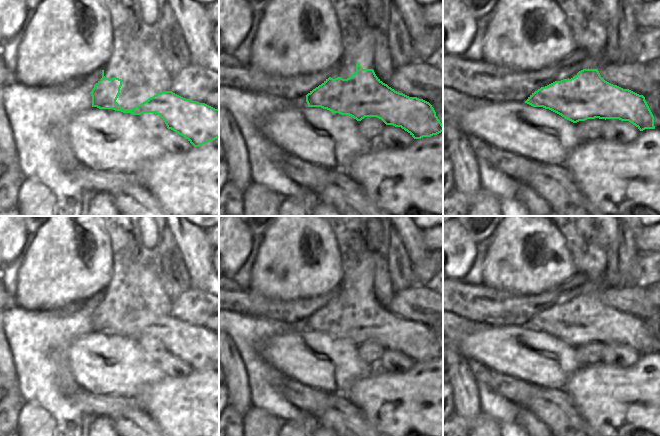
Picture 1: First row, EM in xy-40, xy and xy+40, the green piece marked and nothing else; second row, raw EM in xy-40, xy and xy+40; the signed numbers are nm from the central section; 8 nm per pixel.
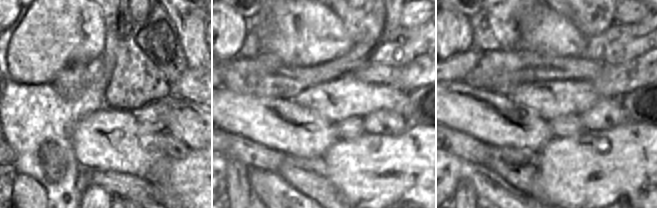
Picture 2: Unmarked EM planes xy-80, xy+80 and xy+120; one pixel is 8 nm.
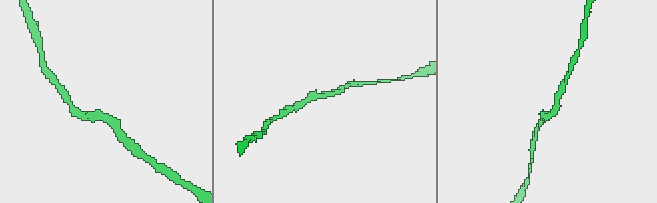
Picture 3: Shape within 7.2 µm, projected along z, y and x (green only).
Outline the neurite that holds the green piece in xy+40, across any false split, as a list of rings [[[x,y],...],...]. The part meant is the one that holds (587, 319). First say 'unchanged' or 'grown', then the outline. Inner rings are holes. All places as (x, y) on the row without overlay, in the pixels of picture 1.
unchanged; [[[583,293],[571,303],[555,305],[532,317],[525,327],[549,333],[565,343],[577,347],[587,343],[619,343],[629,345],[640,355],[655,353],[654,340],[643,319],[605,305],[598,293]]]

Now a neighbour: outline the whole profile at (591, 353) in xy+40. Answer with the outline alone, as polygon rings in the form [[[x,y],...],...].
[[[587,343],[576,347],[576,360],[580,367],[602,363],[602,350],[605,343]]]

